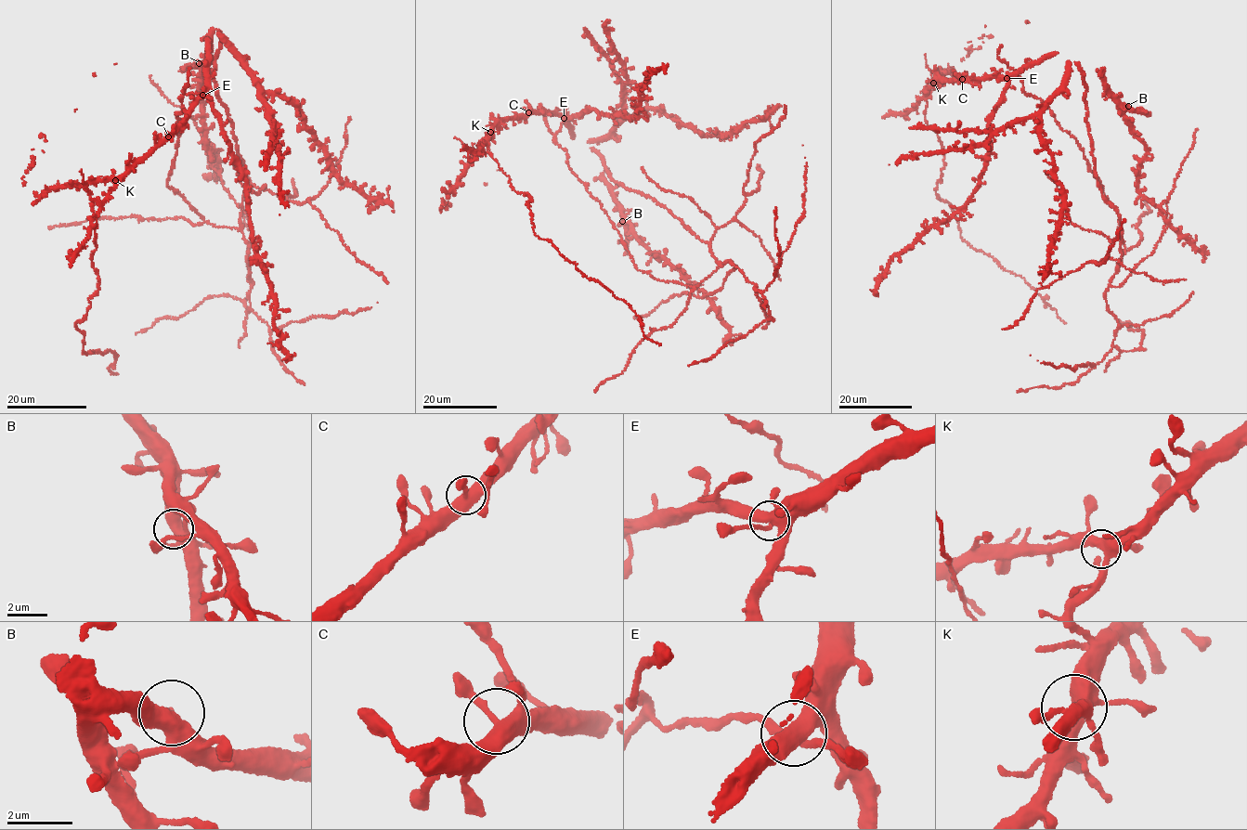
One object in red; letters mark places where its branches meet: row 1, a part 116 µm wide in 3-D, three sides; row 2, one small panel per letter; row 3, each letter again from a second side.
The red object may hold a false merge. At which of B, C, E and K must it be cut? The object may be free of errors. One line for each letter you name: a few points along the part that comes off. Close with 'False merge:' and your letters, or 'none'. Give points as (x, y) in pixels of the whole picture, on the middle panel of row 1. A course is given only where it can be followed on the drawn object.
False merge: none

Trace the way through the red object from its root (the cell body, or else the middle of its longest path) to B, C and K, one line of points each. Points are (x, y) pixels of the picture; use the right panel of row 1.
B: (1084, 151), (1118, 217), (1118, 286), (1168, 226), (1138, 189), (1146, 146), (1128, 106)
C: (1084, 151), (1077, 139), (1062, 129), (1046, 105), (1025, 93), (1017, 73), (1006, 78), (997, 75), (962, 79)
K: (1084, 151), (1046, 105), (1025, 93), (1016, 73), (968, 80), (941, 76), (933, 83)

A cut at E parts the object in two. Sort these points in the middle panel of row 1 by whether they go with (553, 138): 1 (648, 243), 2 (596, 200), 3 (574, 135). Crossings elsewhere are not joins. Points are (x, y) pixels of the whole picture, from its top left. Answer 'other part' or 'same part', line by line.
1: other part
2: same part
3: other part

